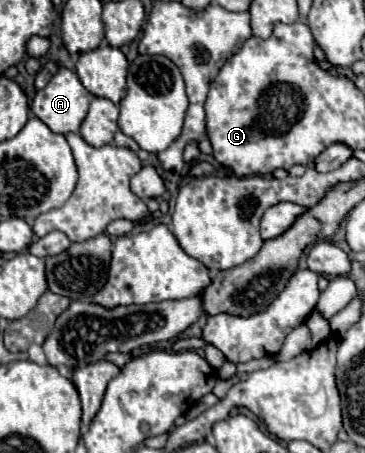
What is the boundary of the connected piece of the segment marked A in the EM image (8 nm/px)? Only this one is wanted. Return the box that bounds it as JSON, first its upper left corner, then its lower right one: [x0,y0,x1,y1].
[31,68,91,134]

